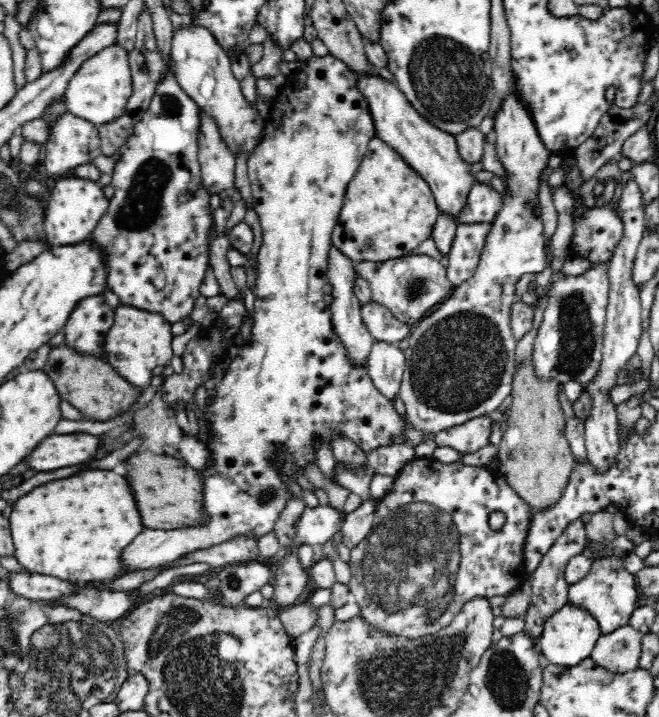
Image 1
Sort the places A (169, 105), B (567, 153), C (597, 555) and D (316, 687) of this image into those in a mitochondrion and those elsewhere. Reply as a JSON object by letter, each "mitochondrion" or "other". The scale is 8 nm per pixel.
{"A":"mitochondrion","B":"other","C":"other","D":"other"}

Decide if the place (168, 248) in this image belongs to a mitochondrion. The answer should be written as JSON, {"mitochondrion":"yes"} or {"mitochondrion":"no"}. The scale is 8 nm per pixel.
{"mitochondrion":"no"}

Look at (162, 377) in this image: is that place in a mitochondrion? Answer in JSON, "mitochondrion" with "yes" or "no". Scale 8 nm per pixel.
{"mitochondrion":"no"}

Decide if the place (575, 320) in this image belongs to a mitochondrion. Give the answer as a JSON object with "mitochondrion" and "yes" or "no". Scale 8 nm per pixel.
{"mitochondrion":"yes"}

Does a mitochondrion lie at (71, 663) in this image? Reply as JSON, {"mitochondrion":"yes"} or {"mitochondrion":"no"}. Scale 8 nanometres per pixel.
{"mitochondrion":"yes"}

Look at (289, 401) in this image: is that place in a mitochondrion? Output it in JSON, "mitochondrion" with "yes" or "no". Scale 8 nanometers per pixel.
{"mitochondrion":"no"}

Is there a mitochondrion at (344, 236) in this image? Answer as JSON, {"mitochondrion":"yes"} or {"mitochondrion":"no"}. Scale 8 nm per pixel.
{"mitochondrion":"no"}

